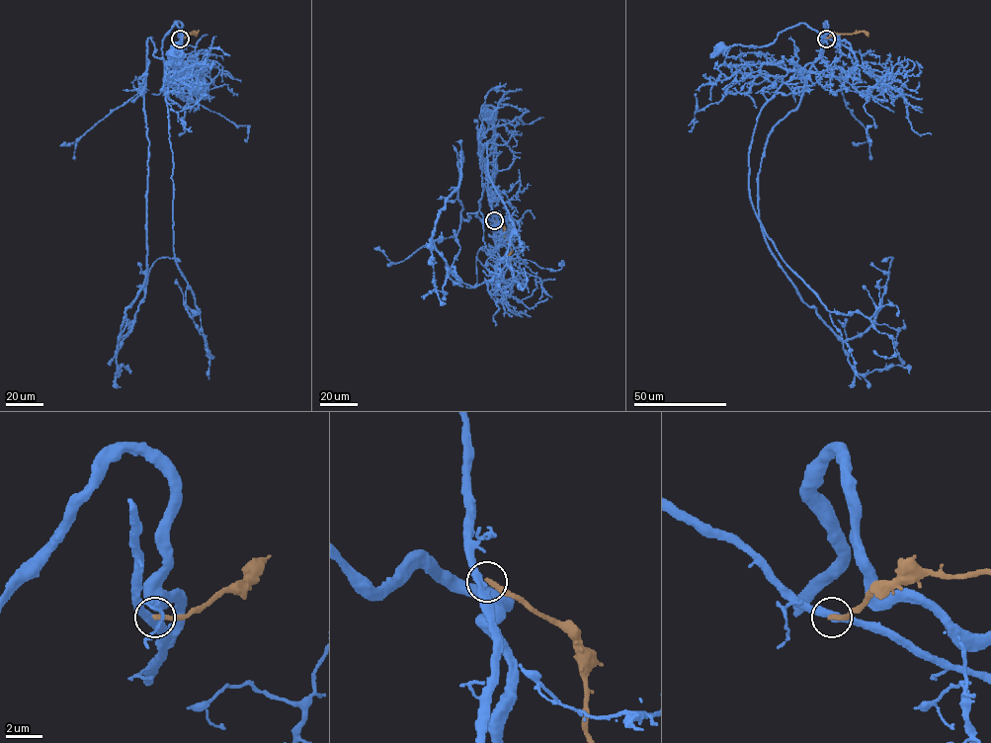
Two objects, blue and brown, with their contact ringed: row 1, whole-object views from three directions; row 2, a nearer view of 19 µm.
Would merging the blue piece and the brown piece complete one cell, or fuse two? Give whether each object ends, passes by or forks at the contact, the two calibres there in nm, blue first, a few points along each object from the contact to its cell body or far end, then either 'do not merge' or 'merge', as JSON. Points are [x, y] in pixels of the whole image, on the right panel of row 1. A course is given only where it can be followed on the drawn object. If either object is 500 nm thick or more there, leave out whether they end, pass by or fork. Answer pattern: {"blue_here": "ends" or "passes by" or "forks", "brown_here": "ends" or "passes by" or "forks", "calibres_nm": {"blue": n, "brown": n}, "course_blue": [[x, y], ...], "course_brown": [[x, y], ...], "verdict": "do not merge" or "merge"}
{"blue_here": "passes by", "brown_here": "ends", "calibres_nm": {"blue": 400, "brown": 280}, "course_blue": [[826, 39], [798, 23], [784, 30], [767, 46], [719, 46]], "course_brown": [[826, 39], [860, 32], [868, 36]], "verdict": "do not merge"}

